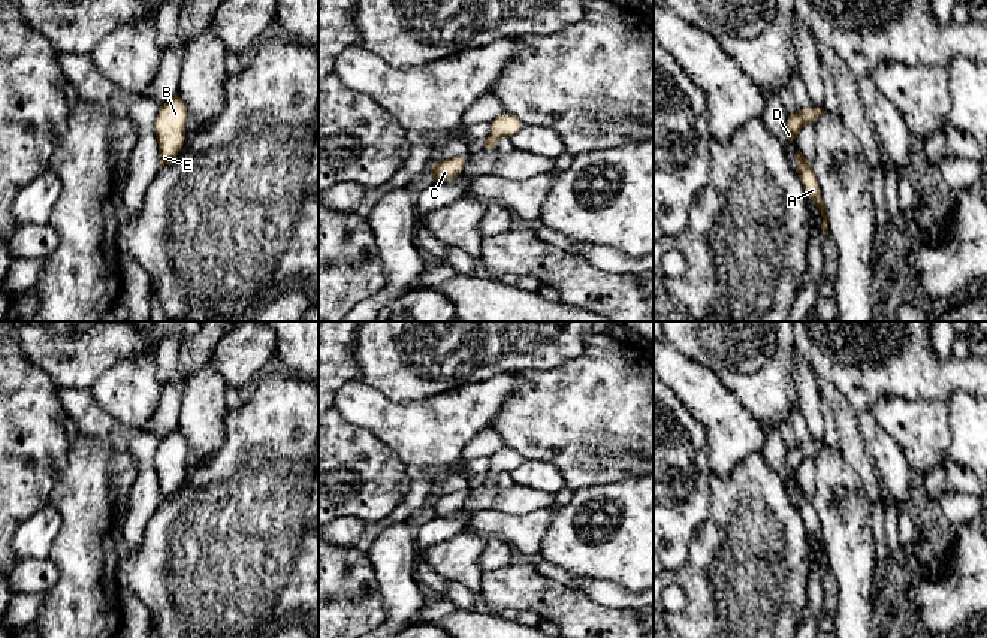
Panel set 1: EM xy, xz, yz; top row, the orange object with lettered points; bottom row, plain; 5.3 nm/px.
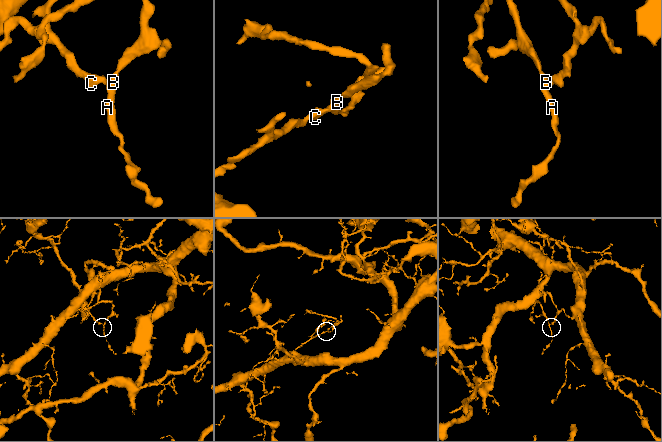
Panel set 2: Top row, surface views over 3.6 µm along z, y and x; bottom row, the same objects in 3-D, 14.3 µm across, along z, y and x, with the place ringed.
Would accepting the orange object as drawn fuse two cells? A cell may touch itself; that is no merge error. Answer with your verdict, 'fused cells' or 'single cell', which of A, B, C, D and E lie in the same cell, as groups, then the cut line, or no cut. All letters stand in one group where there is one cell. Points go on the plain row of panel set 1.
single cell | A B C D E | no cut

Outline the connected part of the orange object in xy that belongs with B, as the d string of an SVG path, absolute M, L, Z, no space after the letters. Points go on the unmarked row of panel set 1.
M179 426L163 438L154 454L159 504L175 495L185 477L187 439Z

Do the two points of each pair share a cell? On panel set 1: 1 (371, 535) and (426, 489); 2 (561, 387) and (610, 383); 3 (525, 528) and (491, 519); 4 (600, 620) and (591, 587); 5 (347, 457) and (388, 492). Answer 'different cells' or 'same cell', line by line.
1: same cell
2: same cell
3: same cell
4: different cells
5: same cell

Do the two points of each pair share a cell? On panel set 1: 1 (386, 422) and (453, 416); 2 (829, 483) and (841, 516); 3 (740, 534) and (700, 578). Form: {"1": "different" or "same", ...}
{"1": "same", "2": "same", "3": "same"}

